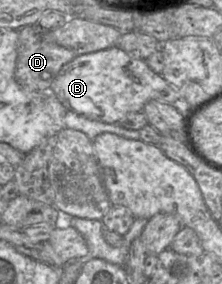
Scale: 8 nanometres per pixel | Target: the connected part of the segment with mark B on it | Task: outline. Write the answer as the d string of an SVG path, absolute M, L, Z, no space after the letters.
M118 46L76 56L60 69L50 90L67 109L105 123L119 123L128 114L143 111L144 105L151 100L174 104L181 99L180 94L152 71L145 60L131 57Z

